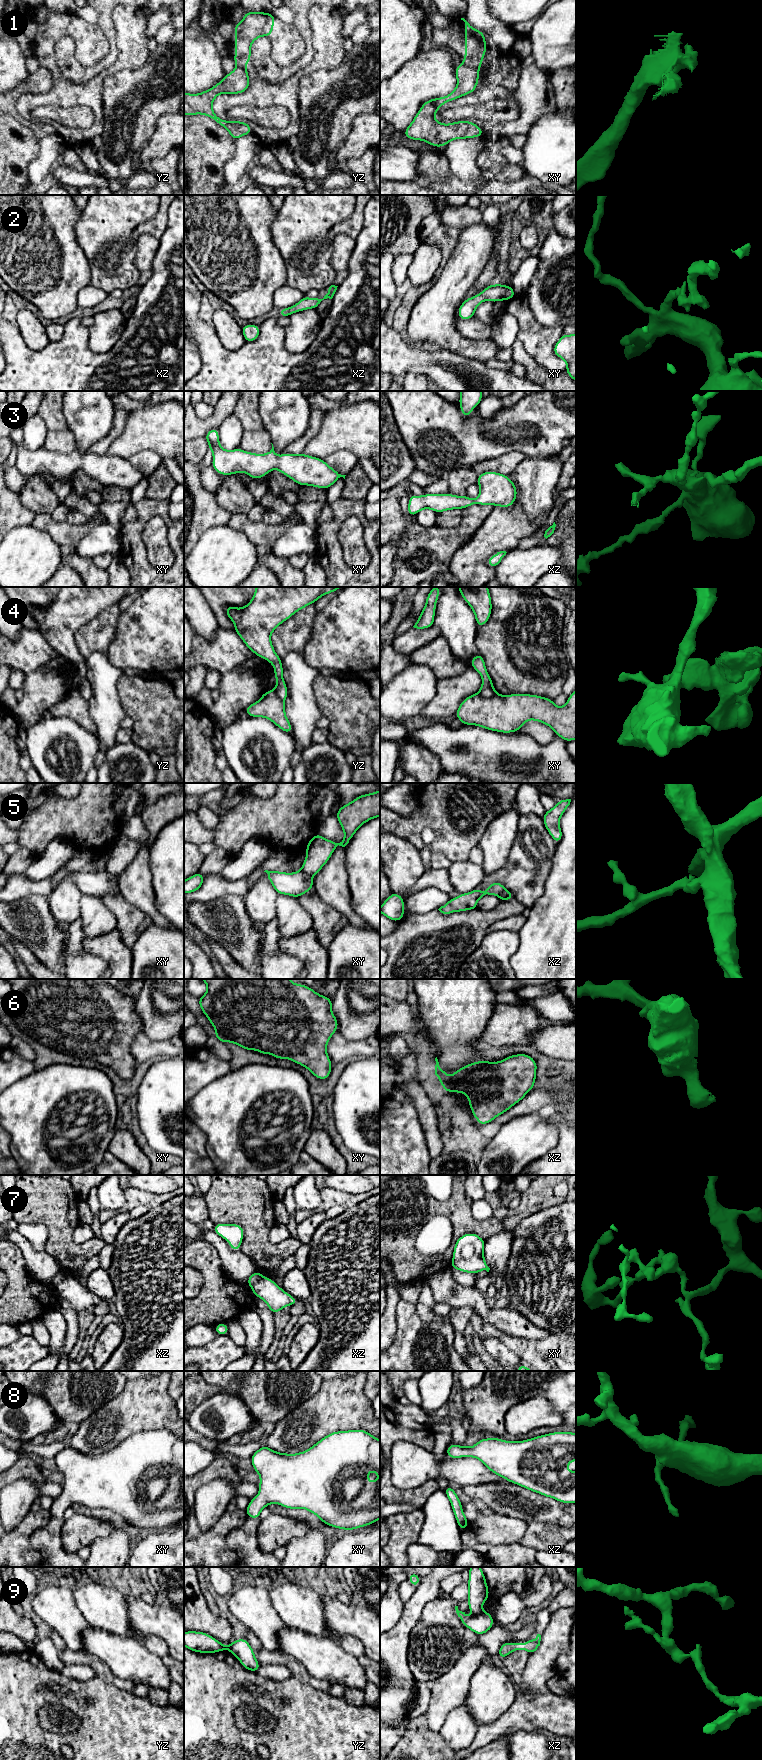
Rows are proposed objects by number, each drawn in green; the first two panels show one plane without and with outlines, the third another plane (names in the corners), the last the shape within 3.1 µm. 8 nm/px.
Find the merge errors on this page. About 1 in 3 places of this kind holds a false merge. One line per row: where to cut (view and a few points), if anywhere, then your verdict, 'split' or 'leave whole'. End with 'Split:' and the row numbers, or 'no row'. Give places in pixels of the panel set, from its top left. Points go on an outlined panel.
1: xy (463, 64), (478, 70) | split
2: no cut | leave whole
3: no cut | leave whole
4: xy (477, 693), (484, 697), (491, 697), (496, 693) | split
5: xy (301, 869), (311, 877) | split
6: no cut | leave whole
7: no cut | leave whole
8: no cut | leave whole
9: xz (482, 1611), (474, 1615) | split
Split: 1, 4, 5, 9

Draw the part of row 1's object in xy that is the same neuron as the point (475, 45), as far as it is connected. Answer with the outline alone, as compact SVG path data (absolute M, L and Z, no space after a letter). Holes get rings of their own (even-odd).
M461 18L461 20L465 22L465 57L462 60L463 65L479 70L488 48L485 34L472 27L464 18Z

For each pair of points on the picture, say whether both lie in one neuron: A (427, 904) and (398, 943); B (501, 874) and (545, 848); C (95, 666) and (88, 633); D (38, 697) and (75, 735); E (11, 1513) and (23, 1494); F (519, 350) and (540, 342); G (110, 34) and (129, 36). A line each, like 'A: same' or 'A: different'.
A: different
B: same
C: different
D: different
E: same
F: different
G: different

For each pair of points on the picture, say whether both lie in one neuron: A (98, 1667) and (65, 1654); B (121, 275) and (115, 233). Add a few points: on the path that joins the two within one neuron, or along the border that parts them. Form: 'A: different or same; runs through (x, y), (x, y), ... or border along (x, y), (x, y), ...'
A: same; runs through (90, 1659), (73, 1657)
B: same; runs through (115, 265), (115, 243)

